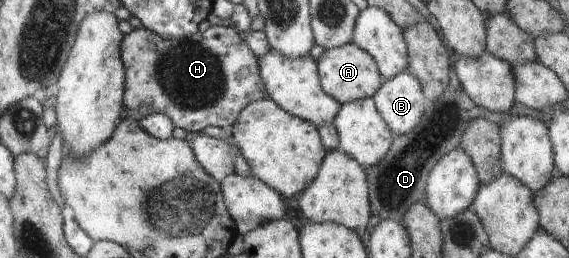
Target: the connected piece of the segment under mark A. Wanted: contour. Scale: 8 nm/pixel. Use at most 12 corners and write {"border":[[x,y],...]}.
{"border":[[353,42],[316,62],[323,91],[341,105],[373,98],[383,82]]}

